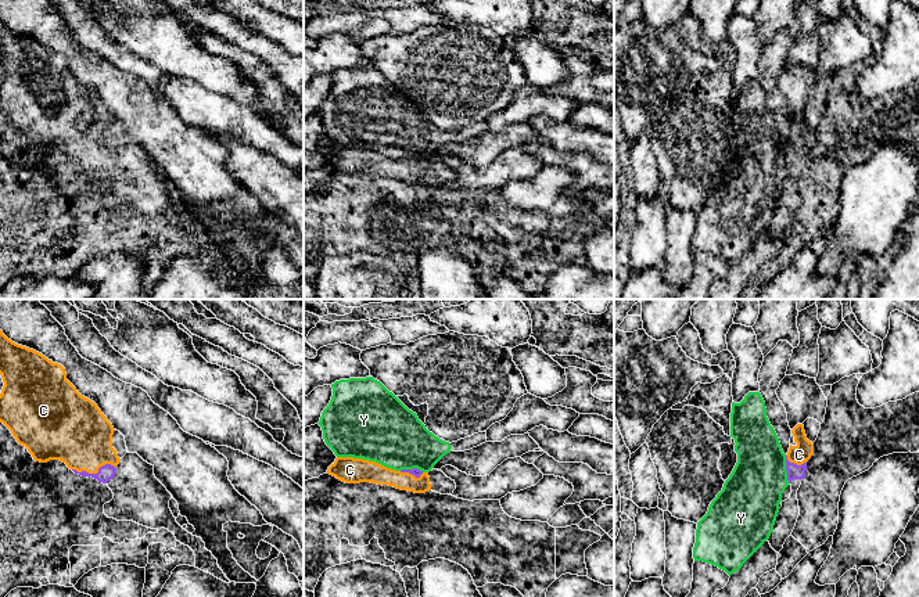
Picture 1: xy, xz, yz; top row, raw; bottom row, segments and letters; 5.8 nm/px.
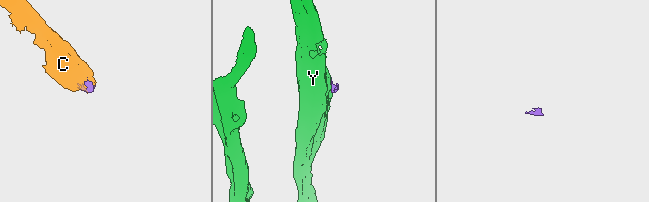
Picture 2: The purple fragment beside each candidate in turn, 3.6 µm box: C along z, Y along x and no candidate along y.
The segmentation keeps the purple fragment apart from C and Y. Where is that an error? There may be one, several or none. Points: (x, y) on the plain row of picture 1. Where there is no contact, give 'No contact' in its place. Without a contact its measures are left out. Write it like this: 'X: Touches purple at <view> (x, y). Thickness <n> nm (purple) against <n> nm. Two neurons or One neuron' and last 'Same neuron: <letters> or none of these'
C: Touches purple at xy (94, 164). Thickness 90 nm (purple) against 360 nm. One neuron
Y: Touches purple at yz (786, 159). Thickness 90 nm (purple) against 340 nm. Two neurons
Same neuron: C

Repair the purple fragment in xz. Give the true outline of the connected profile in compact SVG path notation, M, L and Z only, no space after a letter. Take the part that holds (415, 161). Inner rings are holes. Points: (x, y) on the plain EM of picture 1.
M337 147L329 157L327 163L345 173L370 172L414 183L431 180L428 162L417 158L395 161L363 148Z

